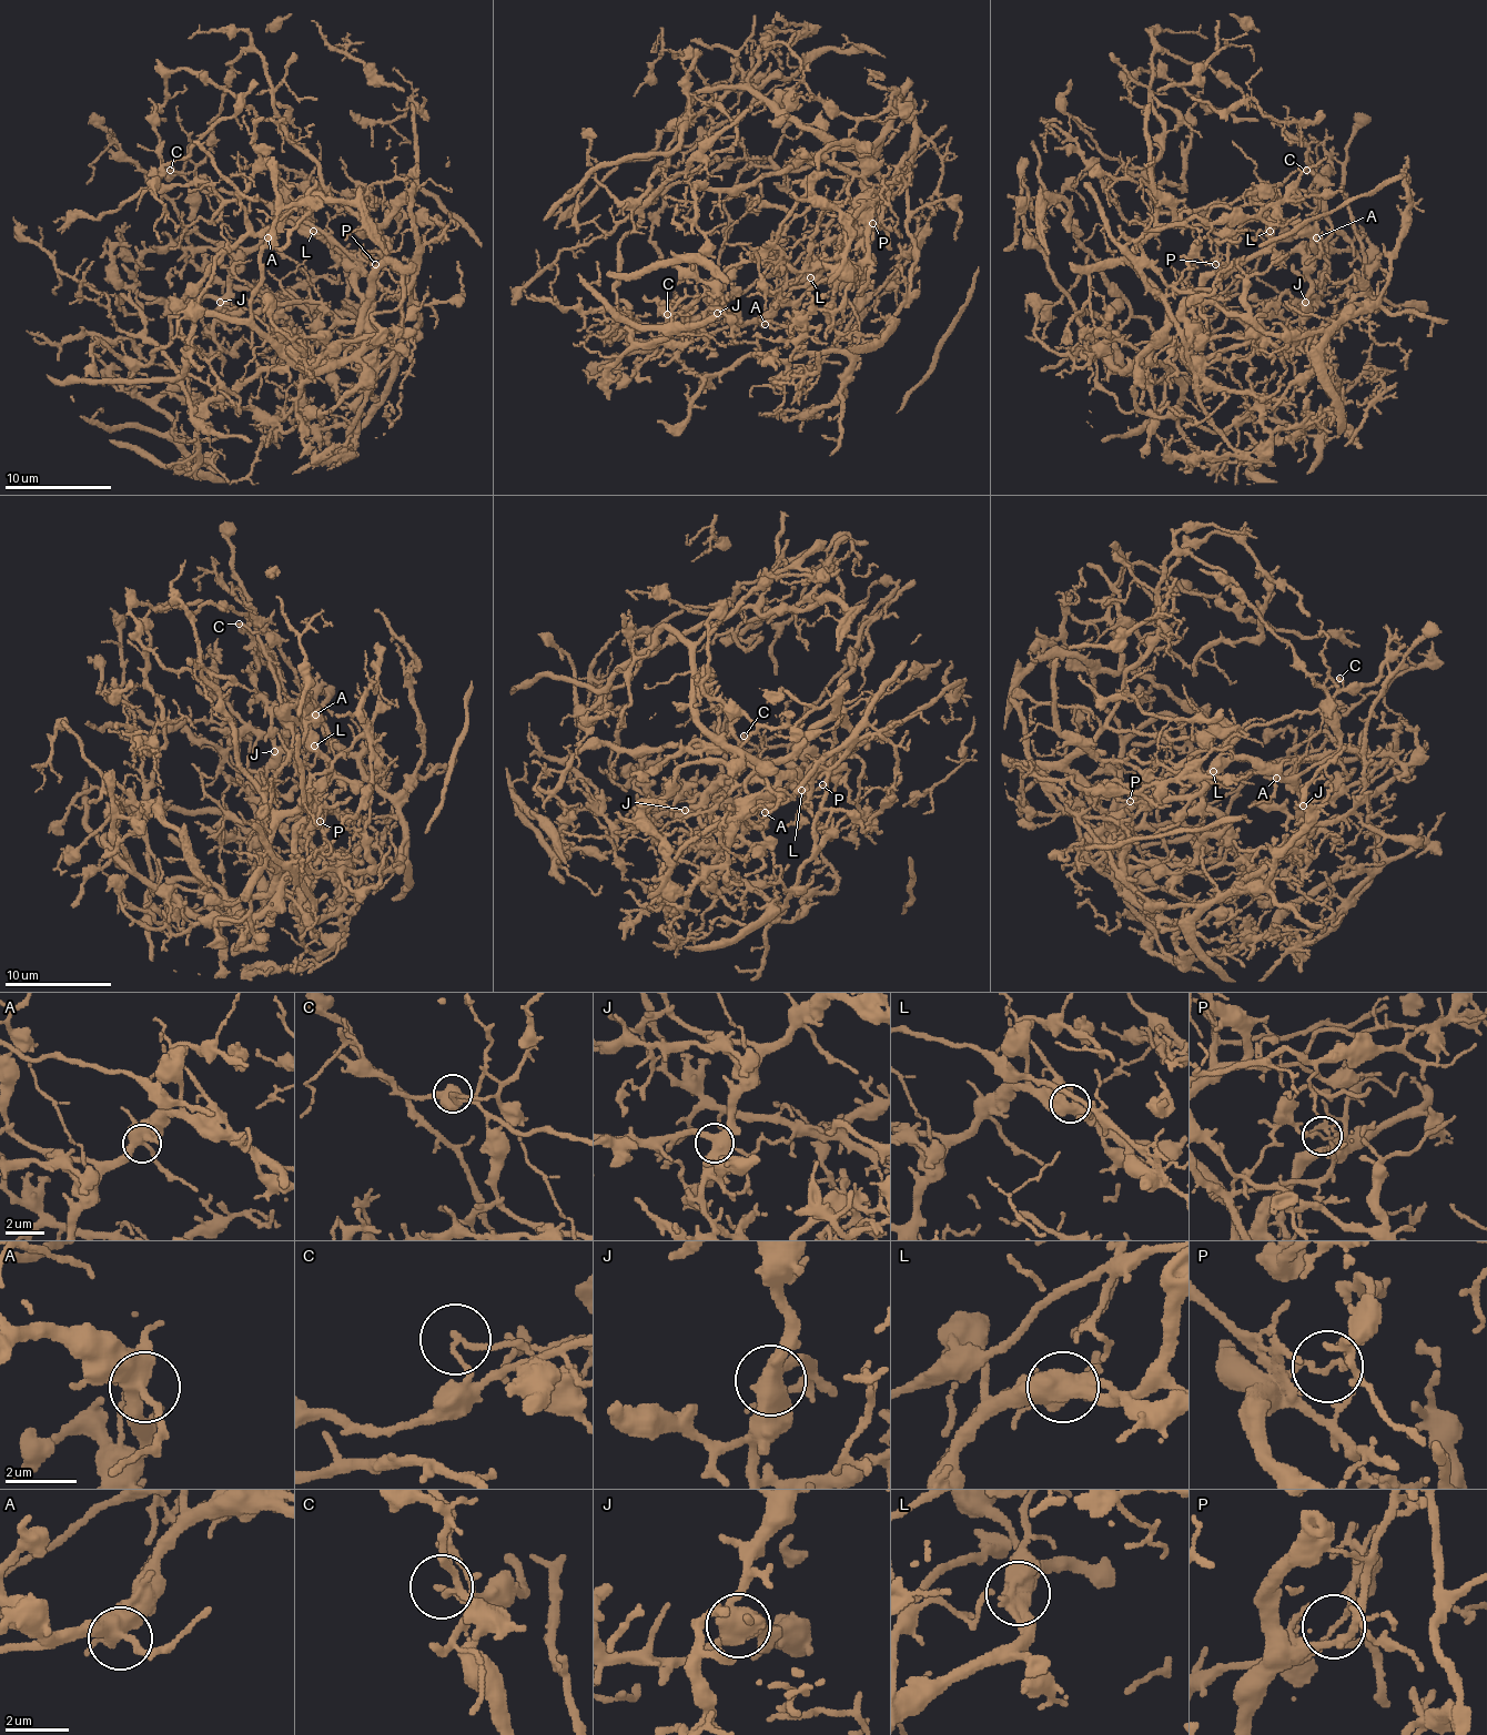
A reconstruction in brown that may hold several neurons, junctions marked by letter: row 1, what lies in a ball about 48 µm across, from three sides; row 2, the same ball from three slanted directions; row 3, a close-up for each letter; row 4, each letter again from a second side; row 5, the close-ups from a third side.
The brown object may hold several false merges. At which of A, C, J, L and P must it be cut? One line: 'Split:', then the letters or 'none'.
Split: C, L, P

